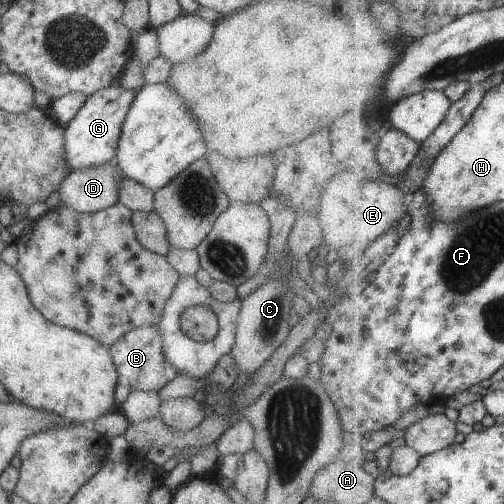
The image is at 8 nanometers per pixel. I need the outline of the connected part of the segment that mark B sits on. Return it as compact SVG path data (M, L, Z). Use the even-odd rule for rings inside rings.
M157 326L137 327L125 332L121 338L117 338L113 344L108 346L108 351L119 379L129 384L131 389L157 392L177 374L175 368L165 360L163 346L161 346L161 334Z

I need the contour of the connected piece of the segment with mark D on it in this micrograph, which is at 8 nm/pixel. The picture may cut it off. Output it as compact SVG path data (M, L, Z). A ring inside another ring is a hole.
M115 160L101 164L101 166L89 166L89 168L77 168L77 170L69 171L67 178L61 182L58 194L61 206L73 208L79 214L89 214L97 210L107 208L117 203L117 184L119 180L125 179L121 174L119 166Z

